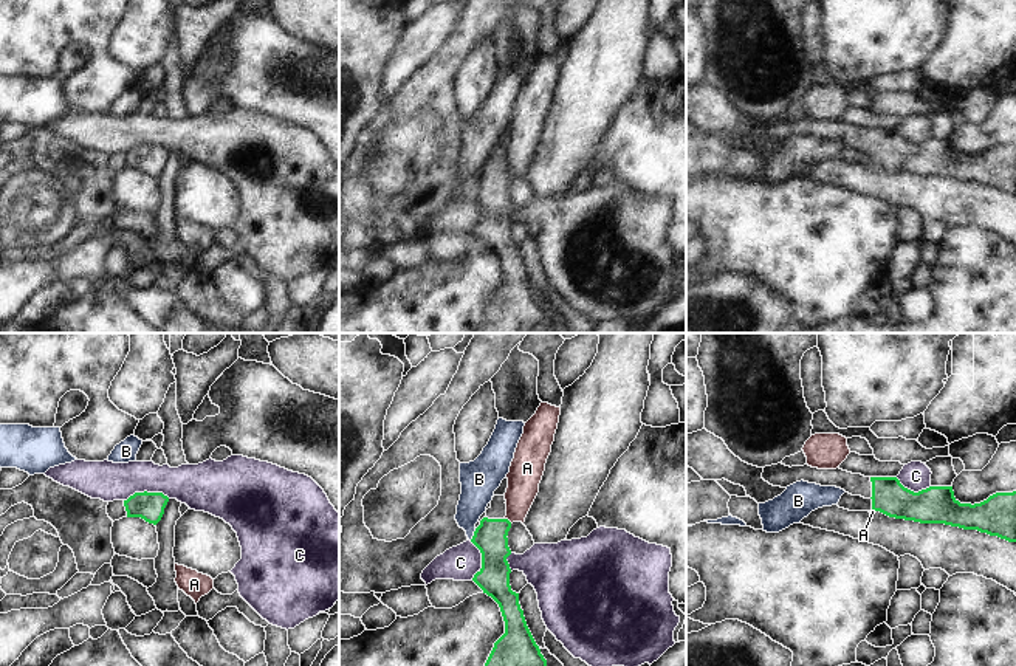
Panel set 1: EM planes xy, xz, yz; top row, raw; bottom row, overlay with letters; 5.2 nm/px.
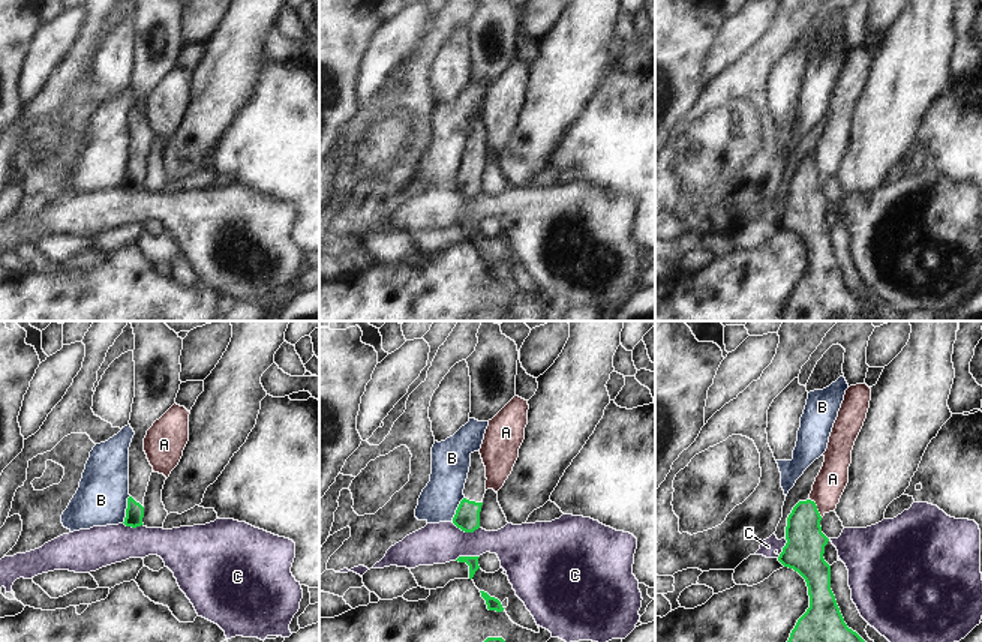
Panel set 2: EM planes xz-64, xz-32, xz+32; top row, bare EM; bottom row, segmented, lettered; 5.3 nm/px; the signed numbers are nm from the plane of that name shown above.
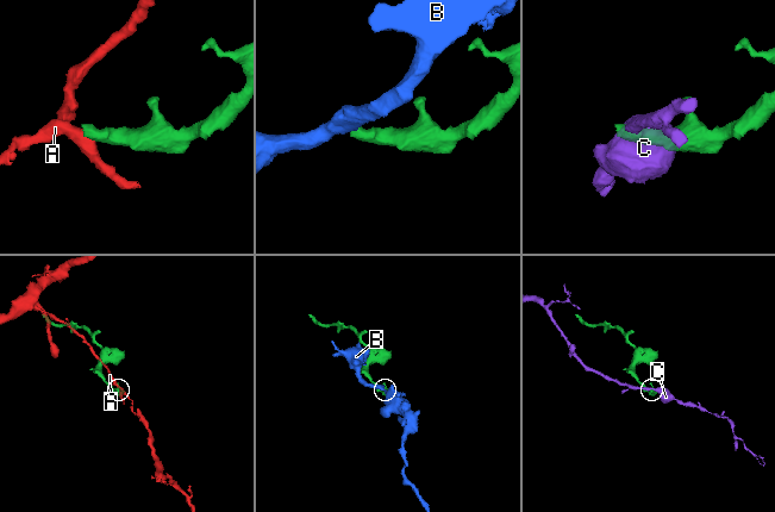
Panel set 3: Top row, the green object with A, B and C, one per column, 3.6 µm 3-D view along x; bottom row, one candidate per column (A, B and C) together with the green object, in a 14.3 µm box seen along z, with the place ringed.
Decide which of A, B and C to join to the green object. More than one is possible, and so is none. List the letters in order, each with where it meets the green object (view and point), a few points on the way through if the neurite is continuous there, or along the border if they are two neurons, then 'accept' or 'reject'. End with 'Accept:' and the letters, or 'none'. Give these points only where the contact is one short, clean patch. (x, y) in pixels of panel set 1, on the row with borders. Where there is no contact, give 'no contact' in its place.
A: meets green in xz at (507, 519); border along xz (505, 518), (511, 522); reject
B: meets green in xz at (474, 535); border along xz (476, 528), (470, 539); reject
C: meets green in xy at (146, 491); border along xy (169, 497), (161, 493), (135, 491), (124, 501); reject
Accept: none

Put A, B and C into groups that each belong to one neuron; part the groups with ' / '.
A / B / C

